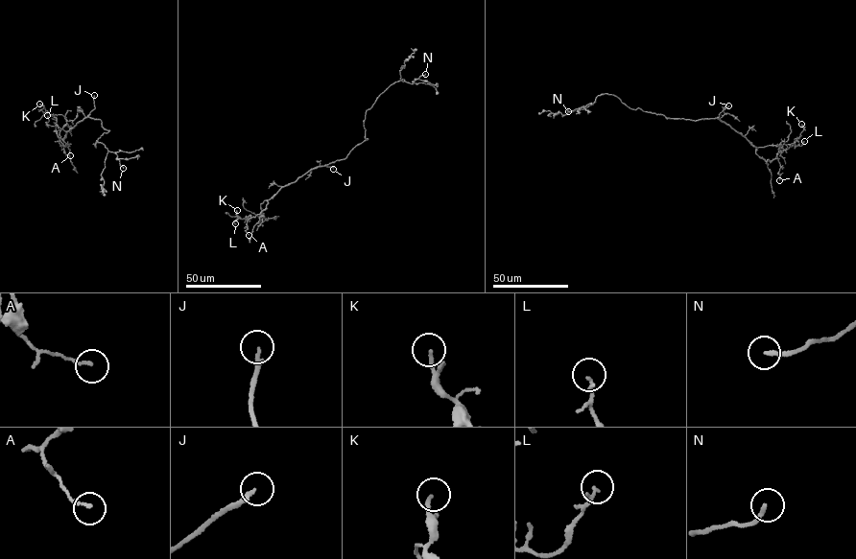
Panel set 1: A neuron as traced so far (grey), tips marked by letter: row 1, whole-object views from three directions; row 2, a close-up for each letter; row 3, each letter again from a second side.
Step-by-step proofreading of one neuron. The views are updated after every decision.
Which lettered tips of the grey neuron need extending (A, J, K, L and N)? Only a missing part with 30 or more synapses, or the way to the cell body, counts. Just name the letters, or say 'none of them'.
J, N

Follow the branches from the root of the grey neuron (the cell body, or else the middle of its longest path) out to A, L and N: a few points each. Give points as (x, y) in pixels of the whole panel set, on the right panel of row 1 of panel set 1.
A: (693, 120), (716, 118), (729, 126), (756, 148), (759, 157), (766, 161), (778, 159), (779, 180)
L: (693, 120), (718, 118), (746, 138), (766, 161), (804, 141)
N: (693, 120), (667, 118), (639, 108), (633, 109), (618, 97), (606, 93), (597, 96), (592, 104), (568, 111)

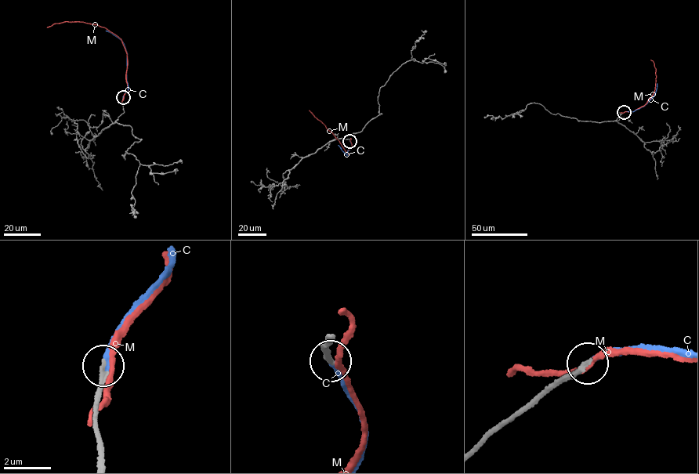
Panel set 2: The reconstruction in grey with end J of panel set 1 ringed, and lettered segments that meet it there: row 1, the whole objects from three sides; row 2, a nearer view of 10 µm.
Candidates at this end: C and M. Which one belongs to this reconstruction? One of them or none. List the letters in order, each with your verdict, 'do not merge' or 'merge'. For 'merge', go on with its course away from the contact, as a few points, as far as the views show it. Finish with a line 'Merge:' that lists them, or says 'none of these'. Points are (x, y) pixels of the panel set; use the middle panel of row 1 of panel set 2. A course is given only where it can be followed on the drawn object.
C: merge; course (349, 141), (352, 145), (347, 153), (348, 155), (338, 145)
M: do not merge
Merge: C

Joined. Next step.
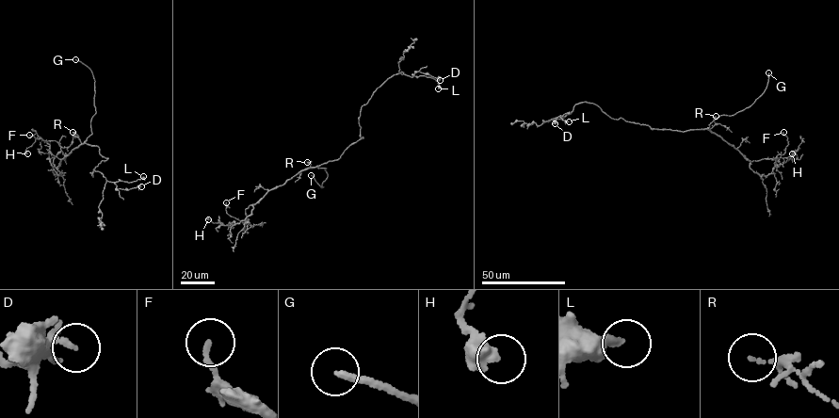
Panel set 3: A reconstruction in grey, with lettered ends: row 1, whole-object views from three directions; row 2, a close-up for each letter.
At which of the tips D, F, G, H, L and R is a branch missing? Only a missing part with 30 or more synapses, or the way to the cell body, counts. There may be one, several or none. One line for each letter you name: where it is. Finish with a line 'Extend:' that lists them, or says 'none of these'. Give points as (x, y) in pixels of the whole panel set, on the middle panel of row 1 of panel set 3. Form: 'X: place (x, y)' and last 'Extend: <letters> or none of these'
G: place (311, 175)
Extend: G

